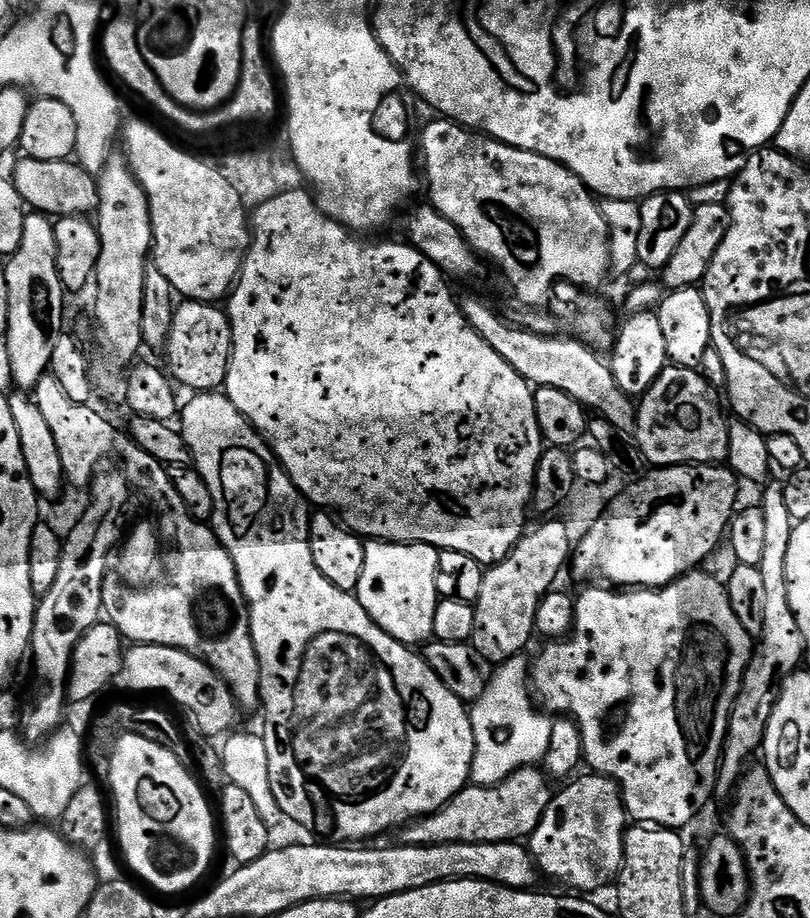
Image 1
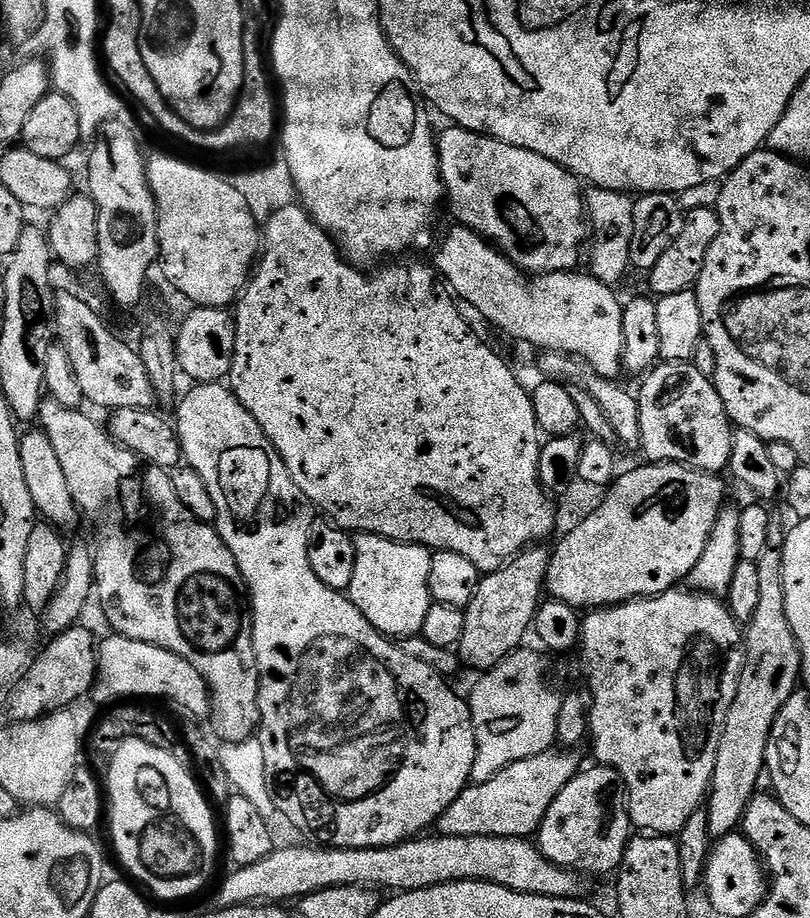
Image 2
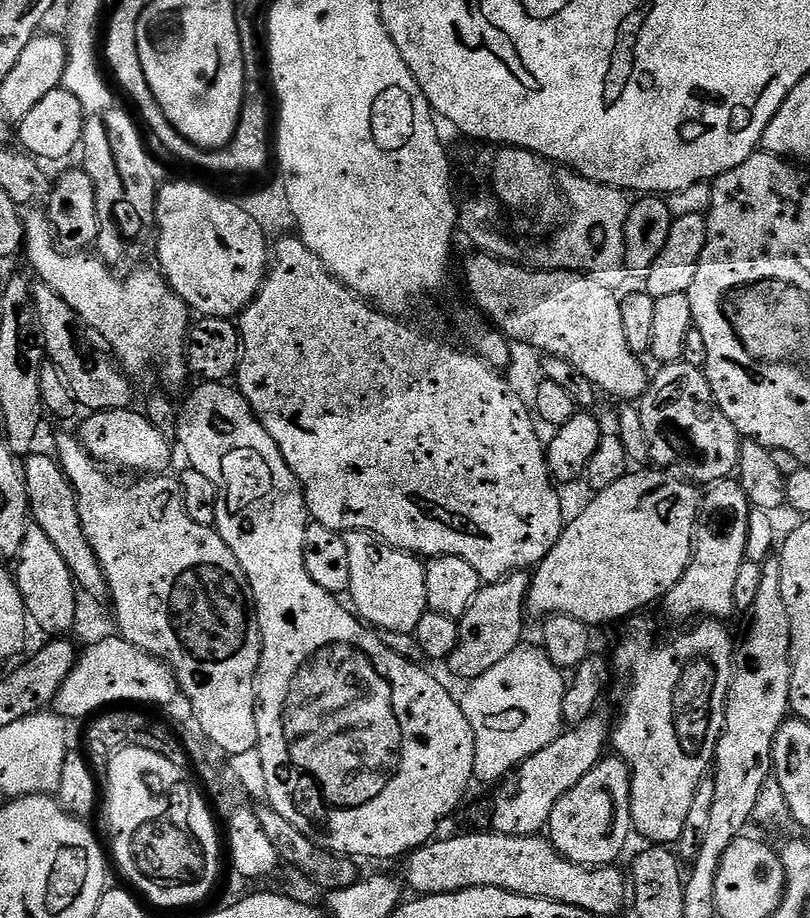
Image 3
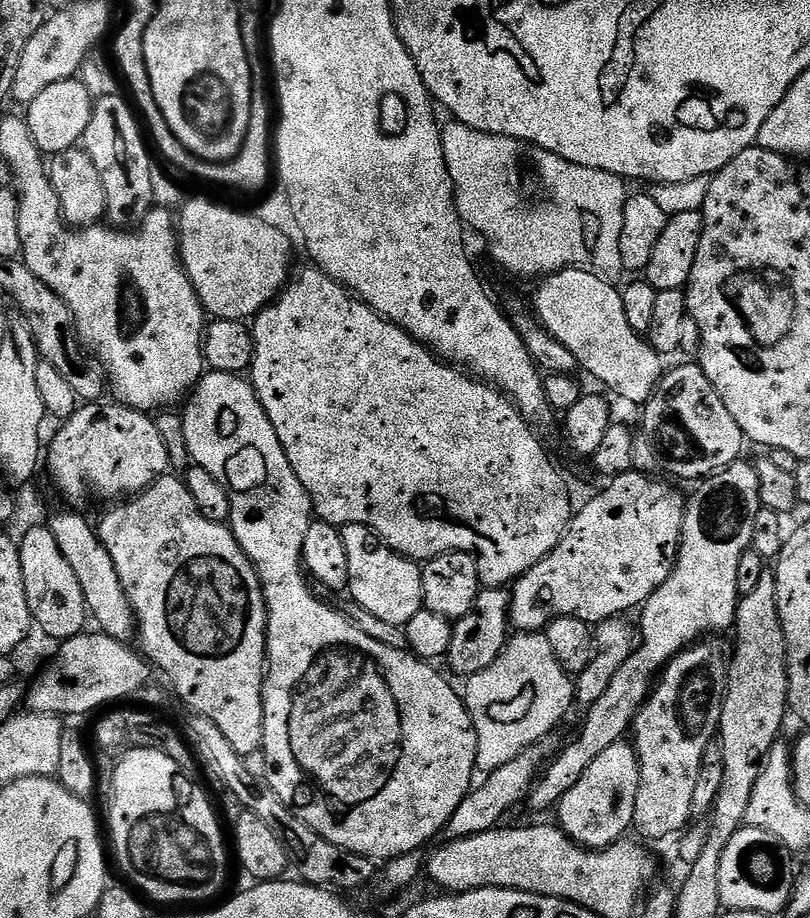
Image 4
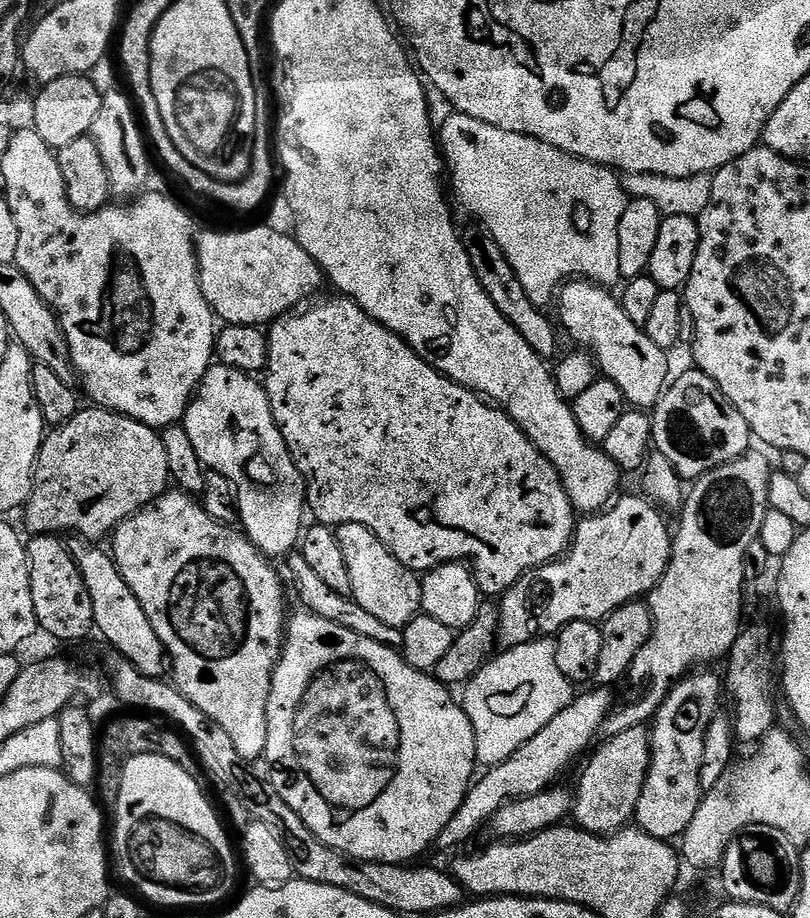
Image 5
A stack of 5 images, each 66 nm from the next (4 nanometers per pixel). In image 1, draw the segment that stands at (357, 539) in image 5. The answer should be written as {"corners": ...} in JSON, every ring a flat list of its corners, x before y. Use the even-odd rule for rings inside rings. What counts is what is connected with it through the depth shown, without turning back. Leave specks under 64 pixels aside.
{"corners":[[373,539,365,543,362,578,358,578,354,595,366,614,390,638,409,646,423,646,433,639,440,554,441,549,429,544,394,544,390,540]]}

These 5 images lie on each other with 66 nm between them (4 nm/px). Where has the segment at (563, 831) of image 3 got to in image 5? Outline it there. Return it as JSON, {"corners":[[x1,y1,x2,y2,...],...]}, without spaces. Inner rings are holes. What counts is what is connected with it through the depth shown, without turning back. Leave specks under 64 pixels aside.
{"corners":[[647,727,625,730,623,734,607,737,603,742,605,744,600,749,597,747,591,753,592,761,585,766,580,785,574,788,571,811,571,815,576,816,575,827,596,836,618,832,635,817,638,798,652,761,652,741]]}

